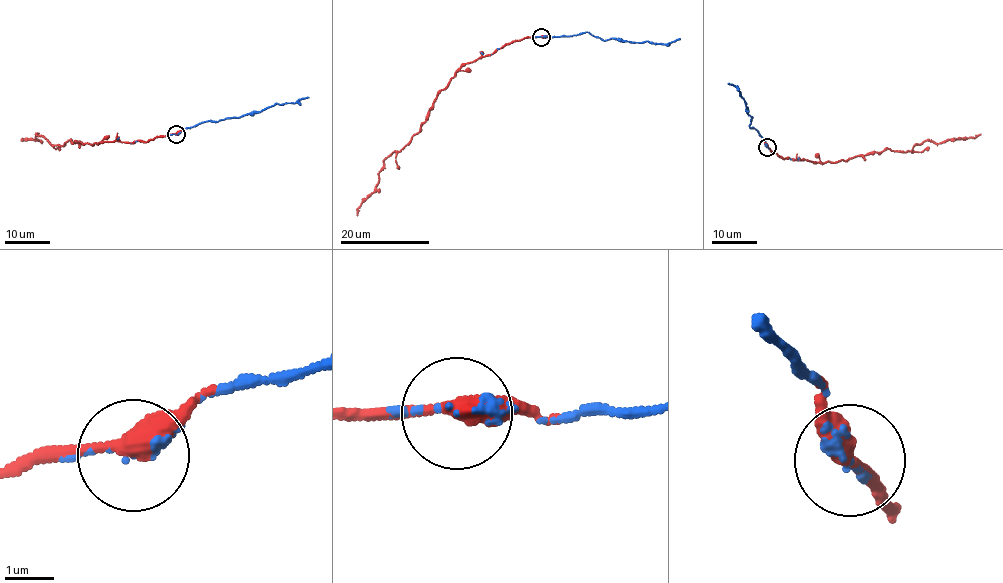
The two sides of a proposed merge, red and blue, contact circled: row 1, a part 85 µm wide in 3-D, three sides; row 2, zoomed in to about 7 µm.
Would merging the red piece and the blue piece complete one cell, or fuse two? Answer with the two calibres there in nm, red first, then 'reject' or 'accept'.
380/110 nm | accept

